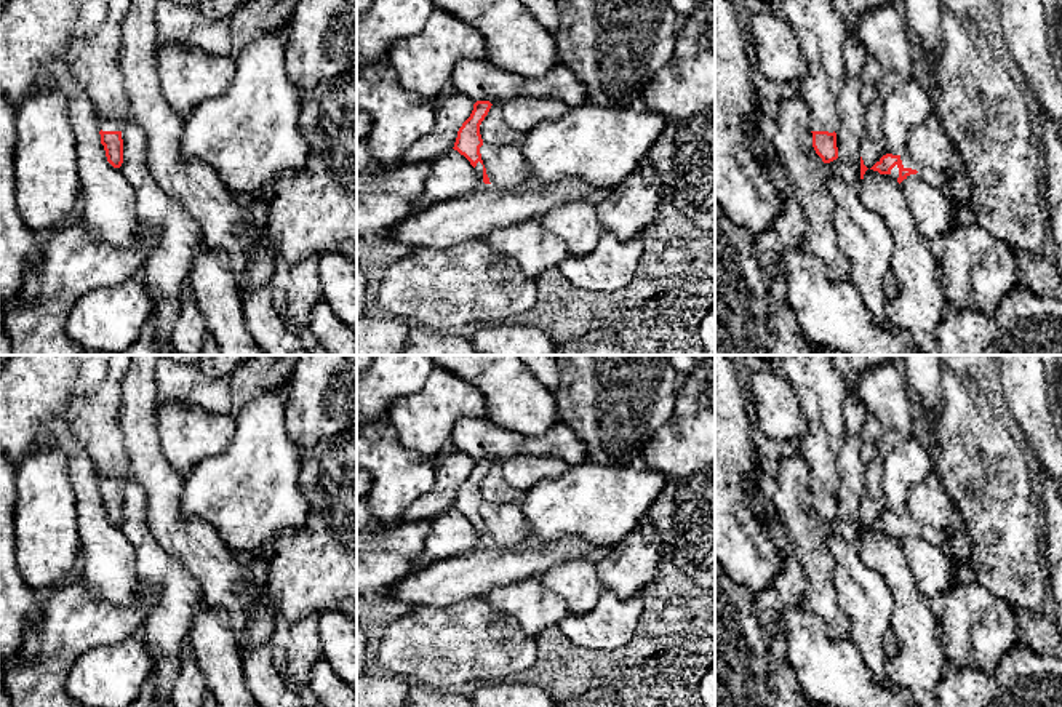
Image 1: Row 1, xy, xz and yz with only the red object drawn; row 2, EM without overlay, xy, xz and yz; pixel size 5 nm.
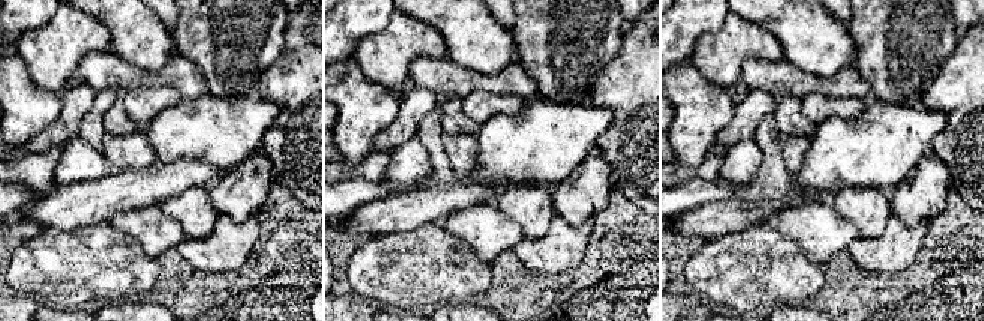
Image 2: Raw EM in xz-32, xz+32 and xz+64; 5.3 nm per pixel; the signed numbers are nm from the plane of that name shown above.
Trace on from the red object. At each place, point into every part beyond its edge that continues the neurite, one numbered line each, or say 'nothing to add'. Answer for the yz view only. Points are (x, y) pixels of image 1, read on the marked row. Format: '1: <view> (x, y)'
1: yz (821, 29)
2: yz (939, 179)

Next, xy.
1: xy (194, 184)

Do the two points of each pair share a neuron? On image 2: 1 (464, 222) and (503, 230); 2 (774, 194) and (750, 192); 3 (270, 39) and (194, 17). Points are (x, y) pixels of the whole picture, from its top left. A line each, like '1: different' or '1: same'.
1: same
2: same
3: same

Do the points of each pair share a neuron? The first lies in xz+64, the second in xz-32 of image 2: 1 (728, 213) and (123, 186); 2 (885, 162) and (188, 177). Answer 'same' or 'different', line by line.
1: same
2: different

